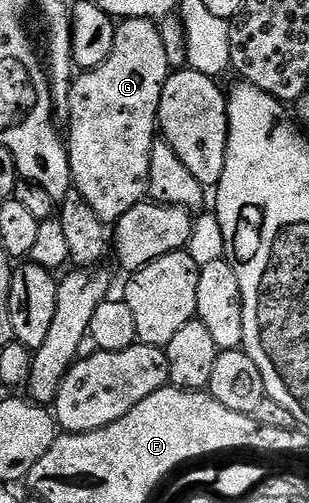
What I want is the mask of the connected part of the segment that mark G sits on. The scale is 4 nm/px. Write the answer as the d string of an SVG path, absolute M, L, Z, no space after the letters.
M125 19L116 26L113 37L113 53L101 65L97 65L91 71L85 71L74 76L71 91L67 95L65 110L67 110L67 131L65 127L65 142L67 145L67 156L71 166L71 182L74 190L85 197L93 213L101 217L103 222L111 225L121 218L129 209L133 209L138 203L144 202L149 195L149 176L151 173L151 150L157 141L157 124L159 122L159 106L161 105L161 89L165 89L165 81L173 64L167 56L167 47L163 44L163 35L158 31L156 24L150 19Z

